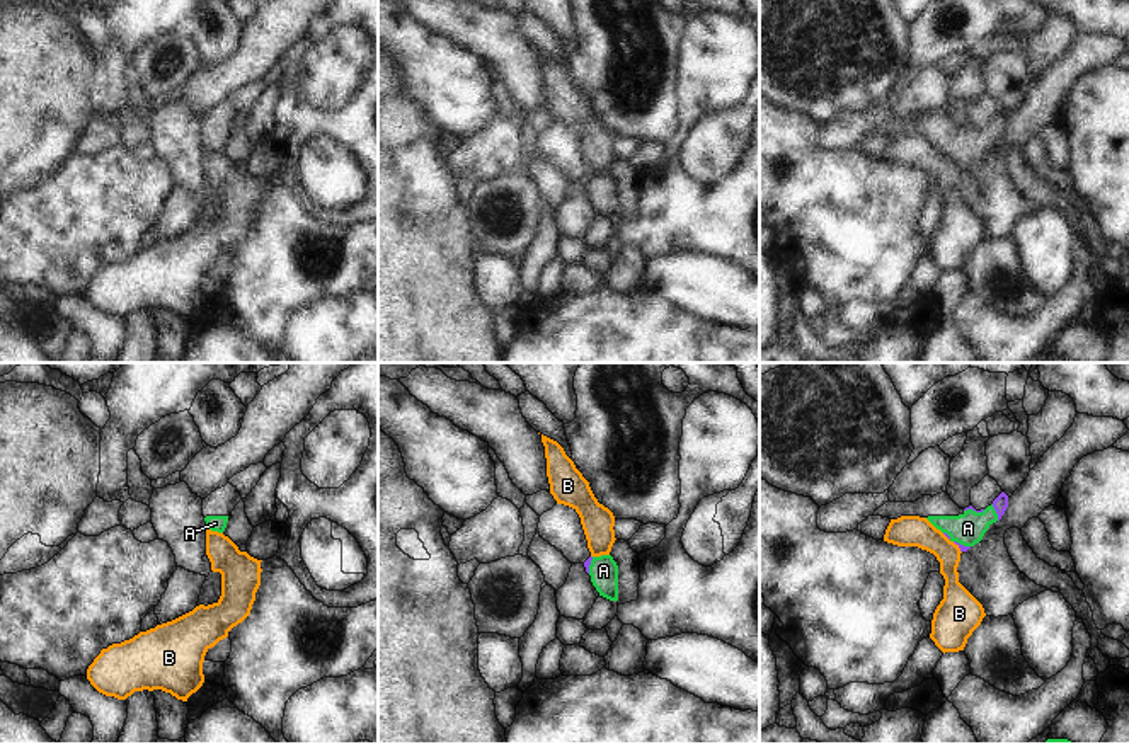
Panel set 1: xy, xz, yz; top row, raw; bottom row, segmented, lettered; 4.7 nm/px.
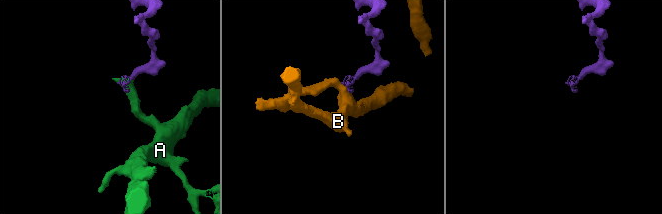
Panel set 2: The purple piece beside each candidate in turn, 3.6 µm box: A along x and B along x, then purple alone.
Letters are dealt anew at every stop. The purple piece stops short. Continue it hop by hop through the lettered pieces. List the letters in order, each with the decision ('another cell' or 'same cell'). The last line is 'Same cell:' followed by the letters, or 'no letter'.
A: same cell
B: another cell
Same cell: A

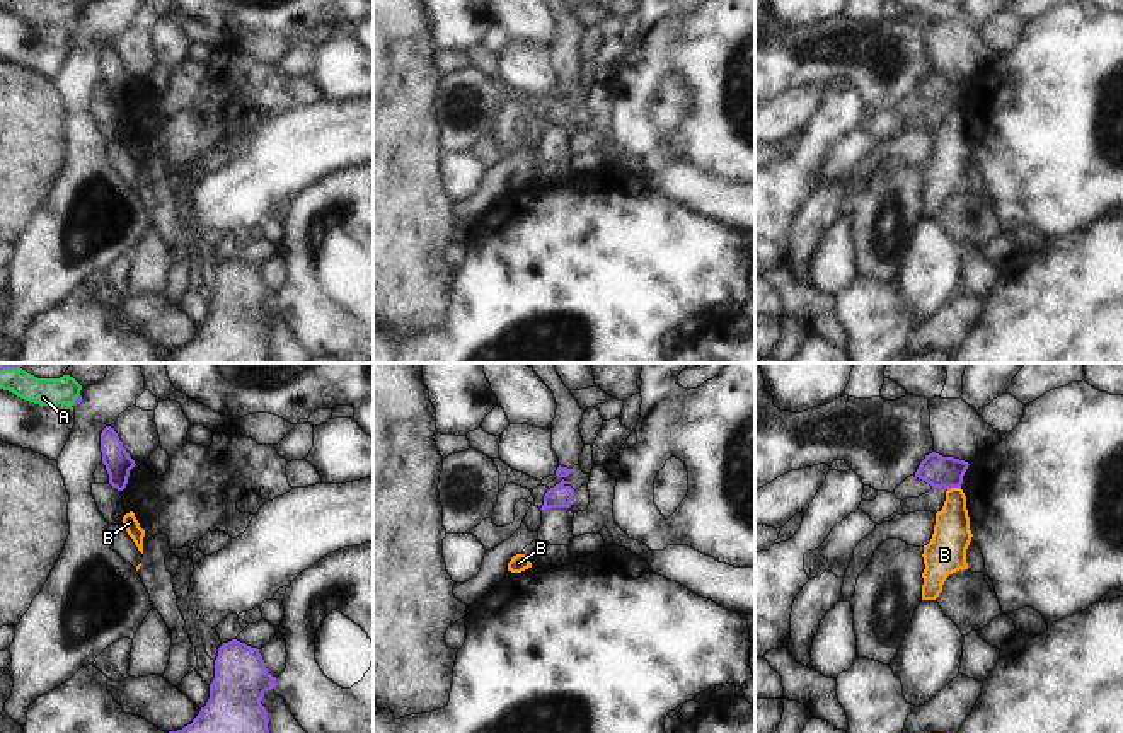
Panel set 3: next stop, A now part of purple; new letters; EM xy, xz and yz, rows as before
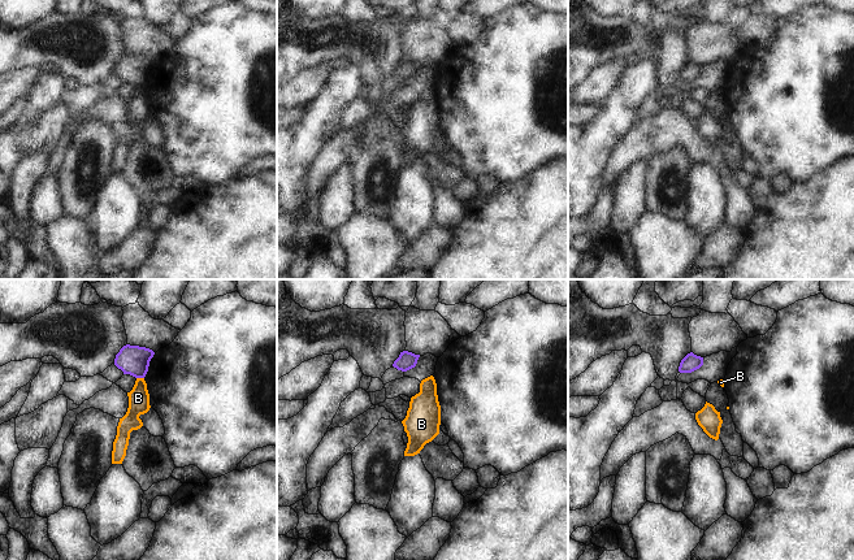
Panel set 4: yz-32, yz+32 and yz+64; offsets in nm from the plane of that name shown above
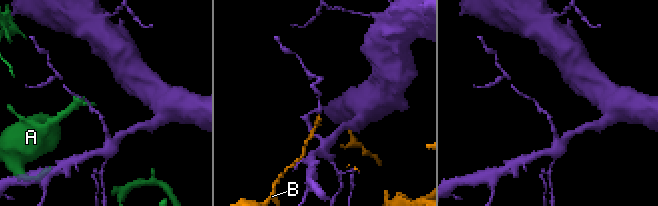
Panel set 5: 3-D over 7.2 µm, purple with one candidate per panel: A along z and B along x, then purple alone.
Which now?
A: another cell
B: another cell
Same cell: no letter

